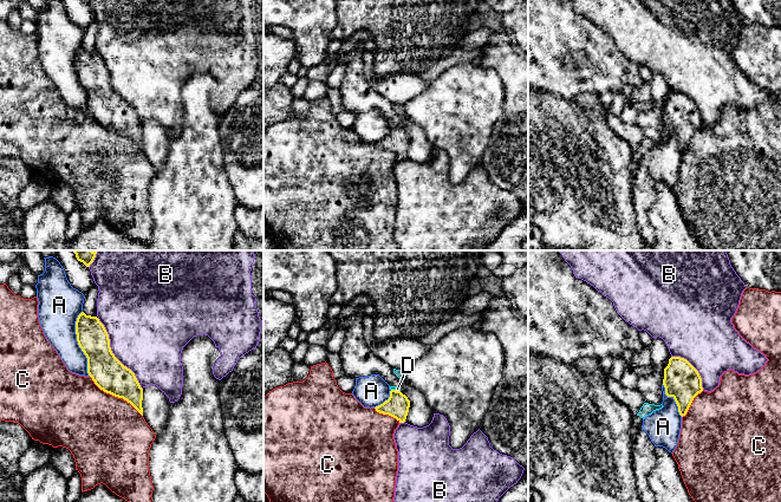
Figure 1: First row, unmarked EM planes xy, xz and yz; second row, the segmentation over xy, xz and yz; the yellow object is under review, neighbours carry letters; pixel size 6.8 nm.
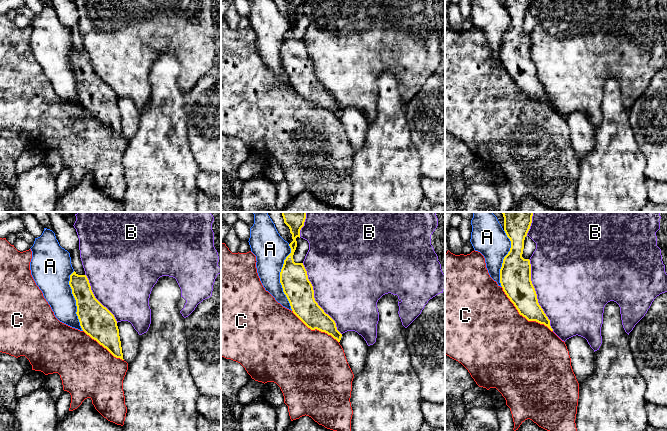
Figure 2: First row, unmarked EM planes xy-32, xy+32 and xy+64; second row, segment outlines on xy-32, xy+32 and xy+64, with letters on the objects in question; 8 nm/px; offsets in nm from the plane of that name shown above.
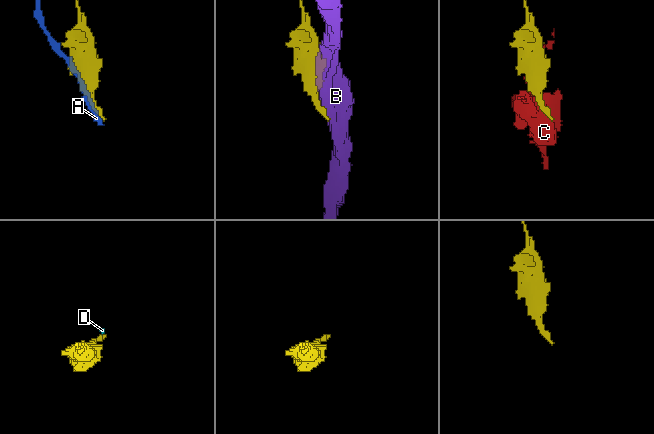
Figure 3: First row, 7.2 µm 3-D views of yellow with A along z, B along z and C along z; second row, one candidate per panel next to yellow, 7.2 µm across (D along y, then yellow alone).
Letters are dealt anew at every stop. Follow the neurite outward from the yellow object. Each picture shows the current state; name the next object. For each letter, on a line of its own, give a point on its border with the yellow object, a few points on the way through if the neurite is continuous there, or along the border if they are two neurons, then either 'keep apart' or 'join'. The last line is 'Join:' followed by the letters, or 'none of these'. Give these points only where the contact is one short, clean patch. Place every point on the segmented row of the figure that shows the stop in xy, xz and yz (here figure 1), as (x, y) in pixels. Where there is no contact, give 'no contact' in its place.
A: meets yellow in xy at (78, 344); keep apart
B: meets yellow in xy at (114, 354); keep apart
C: meets yellow in xy at (115, 396); keep apart
D: meets yellow in xz at (395, 390); runs through xz (397, 405), (395, 390), (391, 388); join
Join: D

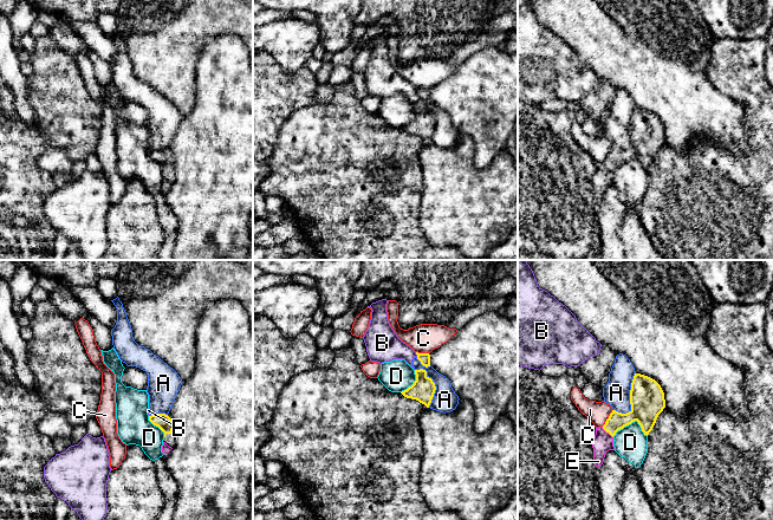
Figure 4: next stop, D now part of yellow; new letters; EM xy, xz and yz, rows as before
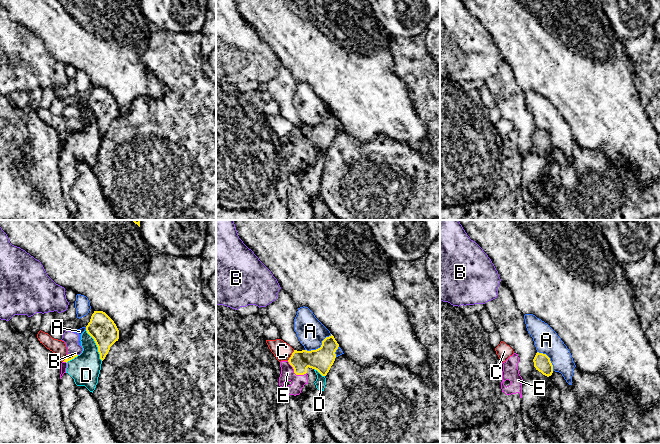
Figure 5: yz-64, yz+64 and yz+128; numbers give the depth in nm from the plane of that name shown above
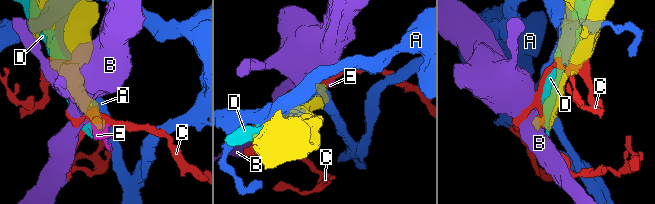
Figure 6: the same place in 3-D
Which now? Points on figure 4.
A: meets yellow in xz at (434, 383); keep apart
B: meets yellow in xz at (416, 353); border along xz (415, 352), (417, 357); keep apart
C: meets yellow in yz at (609, 417); border along yz (612, 409), (602, 426); keep apart
D: meets yellow in yz at (631, 422); keep apart
E: meets yellow in yz at (608, 431); runs through yz (616, 421), (608, 431), (603, 442); join
Join: E

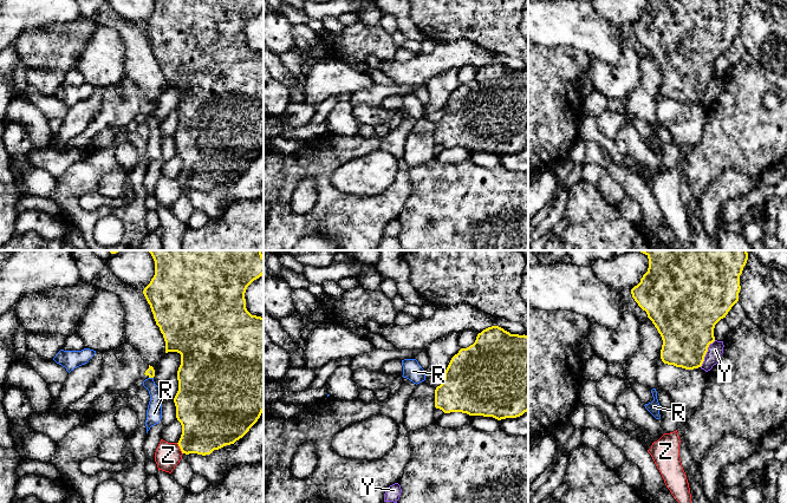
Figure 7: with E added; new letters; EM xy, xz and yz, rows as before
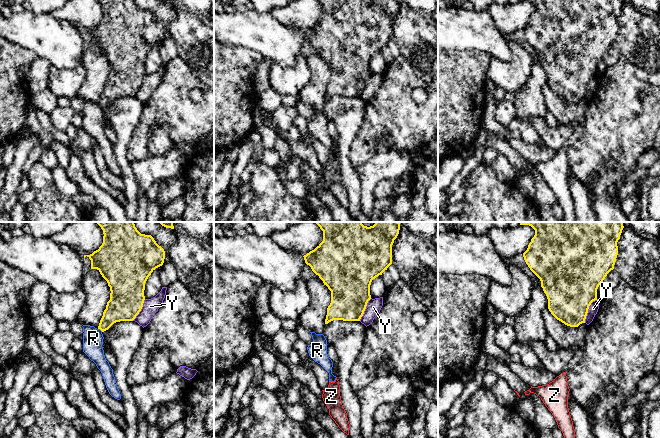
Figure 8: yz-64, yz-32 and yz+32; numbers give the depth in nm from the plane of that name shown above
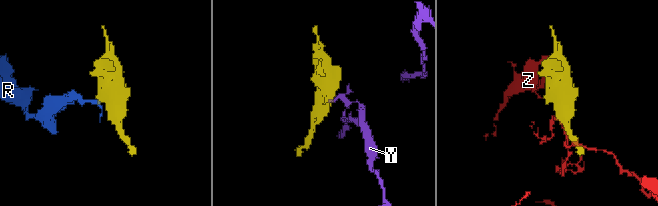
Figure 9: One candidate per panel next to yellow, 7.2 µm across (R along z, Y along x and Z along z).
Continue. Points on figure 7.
R: meets yellow in xy at (151, 377); border along xy (149, 377), (153, 378); keep apart
Y: meets yellow in yz at (706, 353); border along yz (715, 340), (709, 345), (704, 360), (700, 366); keep apart
Z: meets yellow in xy at (180, 448); border along xy (176, 443), (182, 453); keep apart
Join: none of these

